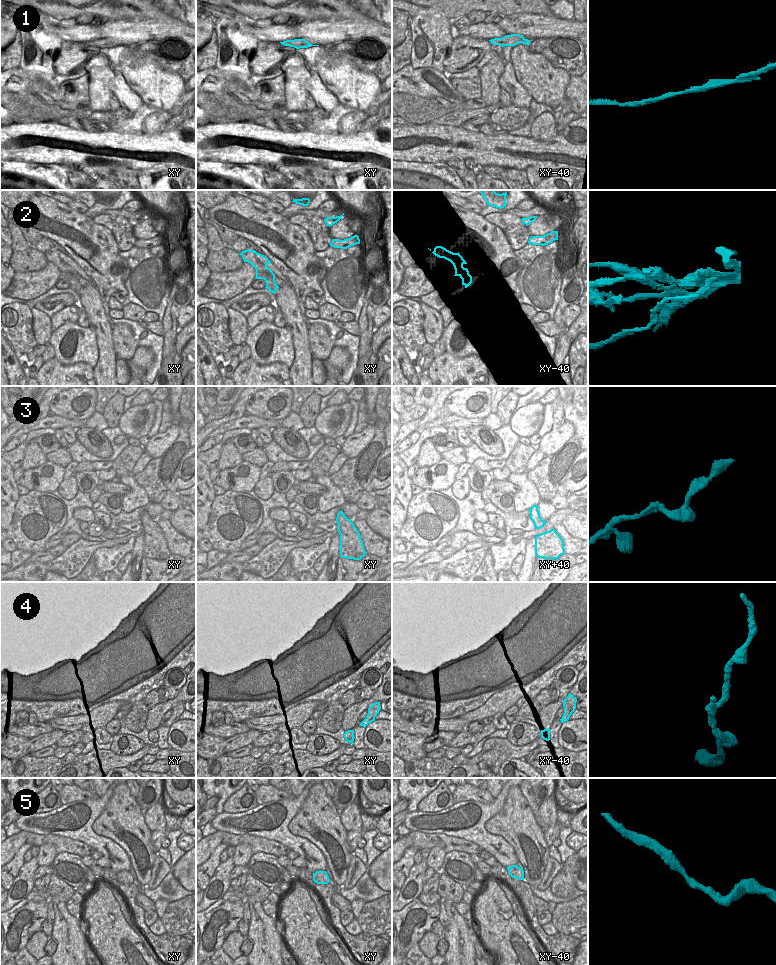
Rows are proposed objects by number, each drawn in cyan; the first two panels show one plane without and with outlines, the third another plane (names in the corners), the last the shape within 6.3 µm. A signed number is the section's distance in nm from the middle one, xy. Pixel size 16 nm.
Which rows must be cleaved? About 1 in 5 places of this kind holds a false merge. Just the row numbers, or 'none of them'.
2, 4

